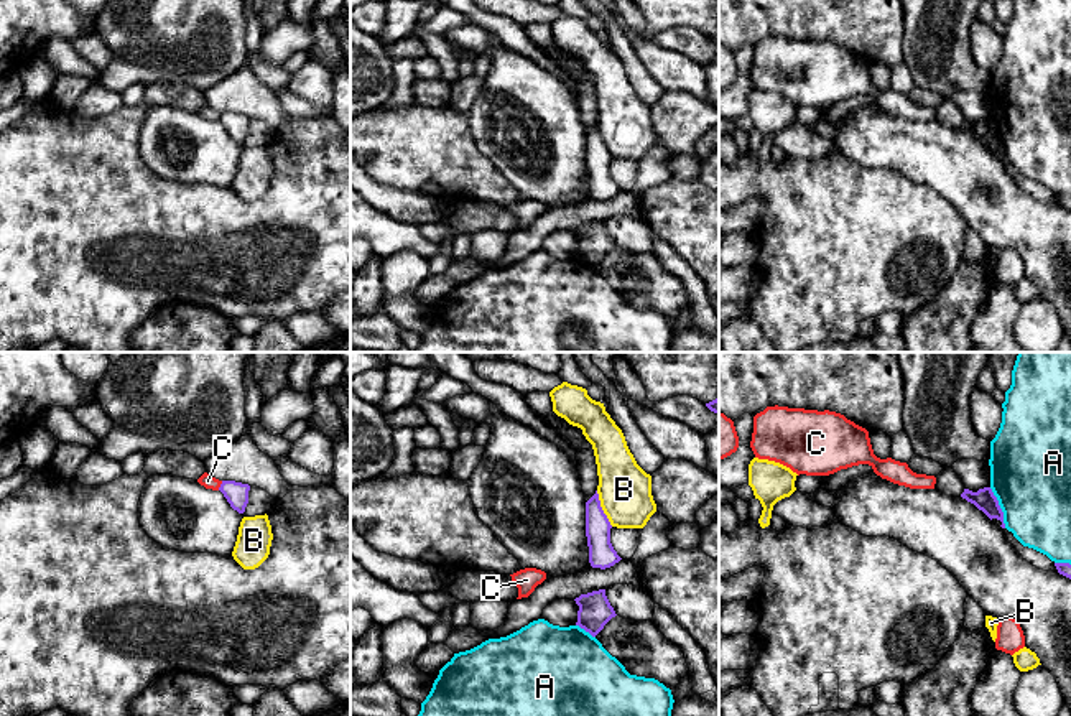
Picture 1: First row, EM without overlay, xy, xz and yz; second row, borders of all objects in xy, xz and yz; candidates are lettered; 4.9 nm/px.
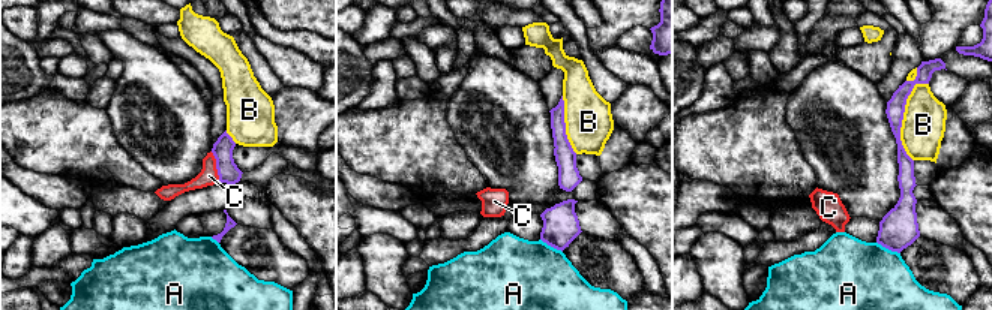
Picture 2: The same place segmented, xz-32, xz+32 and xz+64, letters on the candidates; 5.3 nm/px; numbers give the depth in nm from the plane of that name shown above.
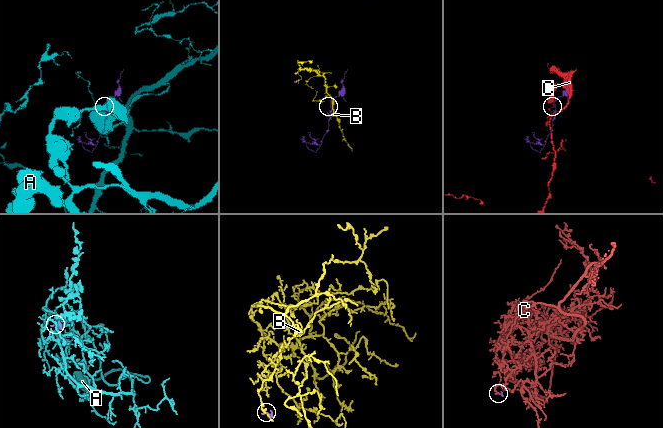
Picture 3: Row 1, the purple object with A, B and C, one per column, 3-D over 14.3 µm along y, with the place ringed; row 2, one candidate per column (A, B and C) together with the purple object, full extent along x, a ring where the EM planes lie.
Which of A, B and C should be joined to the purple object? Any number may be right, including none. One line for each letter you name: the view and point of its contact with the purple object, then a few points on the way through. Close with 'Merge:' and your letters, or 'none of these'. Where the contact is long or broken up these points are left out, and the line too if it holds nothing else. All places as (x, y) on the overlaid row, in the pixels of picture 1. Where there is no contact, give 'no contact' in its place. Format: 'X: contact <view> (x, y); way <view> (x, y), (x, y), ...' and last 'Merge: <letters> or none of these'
Merge: none of these

